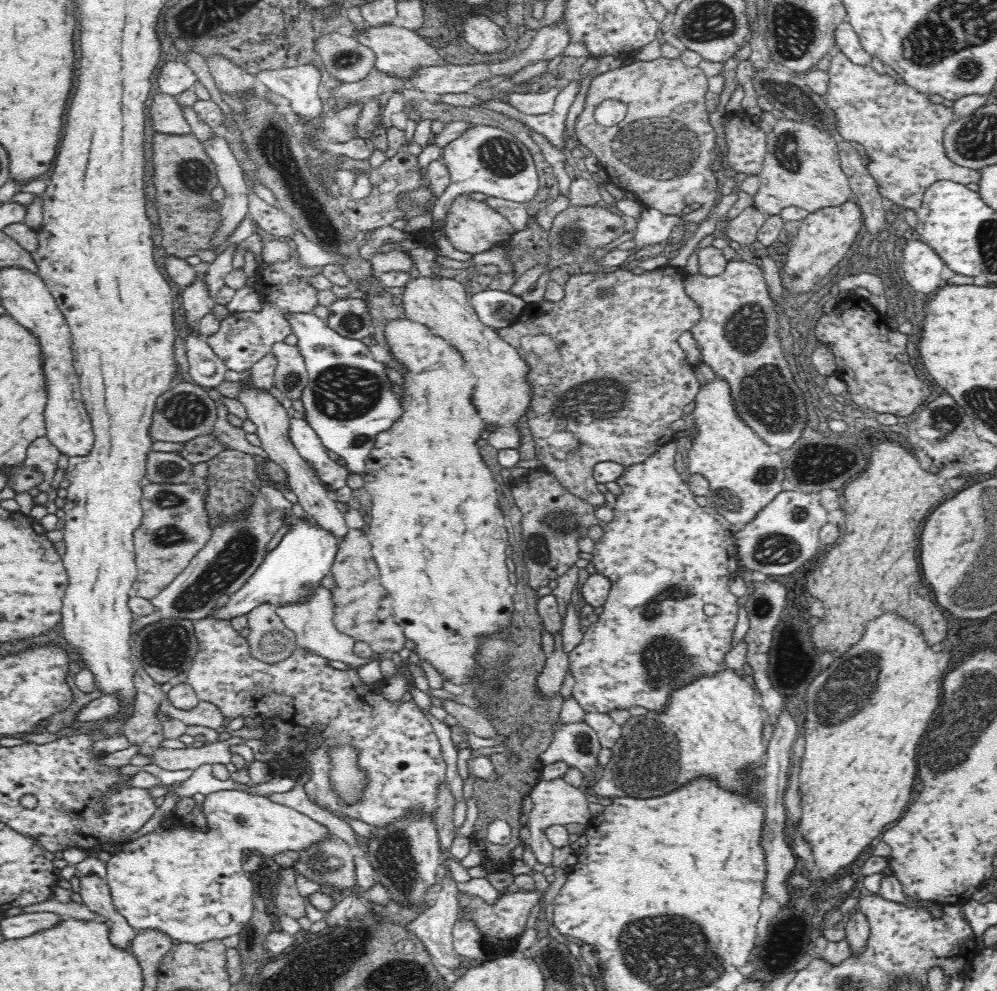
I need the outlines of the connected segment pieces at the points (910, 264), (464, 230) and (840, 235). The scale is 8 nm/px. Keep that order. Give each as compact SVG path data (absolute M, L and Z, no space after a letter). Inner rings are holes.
M908 239L901 262L908 284L919 294L932 292L940 286L945 262L941 256L920 239Z
M458 195L452 202L448 218L444 226L445 235L452 242L456 250L466 252L473 256L495 248L506 248L506 242L512 239L516 232L514 226L502 216L488 208L483 201L476 201L468 195Z
M854 200L845 203L809 214L801 220L796 236L789 239L780 282L791 296L810 291L814 284L828 276L830 270L846 256L858 230L862 229L863 213L860 206Z

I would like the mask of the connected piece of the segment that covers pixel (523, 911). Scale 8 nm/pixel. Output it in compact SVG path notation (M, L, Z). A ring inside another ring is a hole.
M512 889L508 893L501 894L496 901L496 904L488 905L486 901L480 899L478 896L470 895L468 893L462 893L458 895L459 904L467 906L473 910L469 914L469 918L475 922L477 928L481 930L483 936L485 936L485 942L487 946L497 954L498 957L502 957L504 950L512 947L517 941L516 938L522 934L526 922L528 922L530 912L532 908L540 902L540 893L534 890L532 892L520 893L519 889Z

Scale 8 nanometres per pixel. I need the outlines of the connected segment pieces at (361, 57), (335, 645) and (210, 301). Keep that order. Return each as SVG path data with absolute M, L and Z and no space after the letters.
M336 31L321 35L314 40L313 50L326 76L334 76L338 81L352 83L363 80L375 68L374 51L360 44L354 36L342 35Z
M322 586L316 588L312 598L306 604L284 605L275 608L276 615L283 621L283 624L297 637L297 648L304 649L306 653L322 656L328 660L340 660L346 663L346 669L358 670L369 660L358 657L354 653L355 640L350 636L339 632L333 624L334 602L332 601L331 590L326 590Z
M205 272L196 275L196 278L190 284L186 284L181 292L183 300L181 308L185 310L185 324L195 326L195 330L198 330L200 319L205 314L212 313L216 304L205 281Z

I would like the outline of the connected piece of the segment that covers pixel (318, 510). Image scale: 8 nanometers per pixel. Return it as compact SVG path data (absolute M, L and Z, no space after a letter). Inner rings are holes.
M251 369L244 371L242 378L237 382L239 386L237 387L236 398L244 405L247 418L256 424L257 435L260 437L261 446L263 446L266 454L284 469L289 487L297 496L297 502L322 528L329 530L339 538L344 536L349 531L349 527L344 521L344 514L336 506L336 498L329 495L329 488L321 481L308 462L298 454L294 443L288 438L291 418L286 408L269 390L257 388L251 384Z

